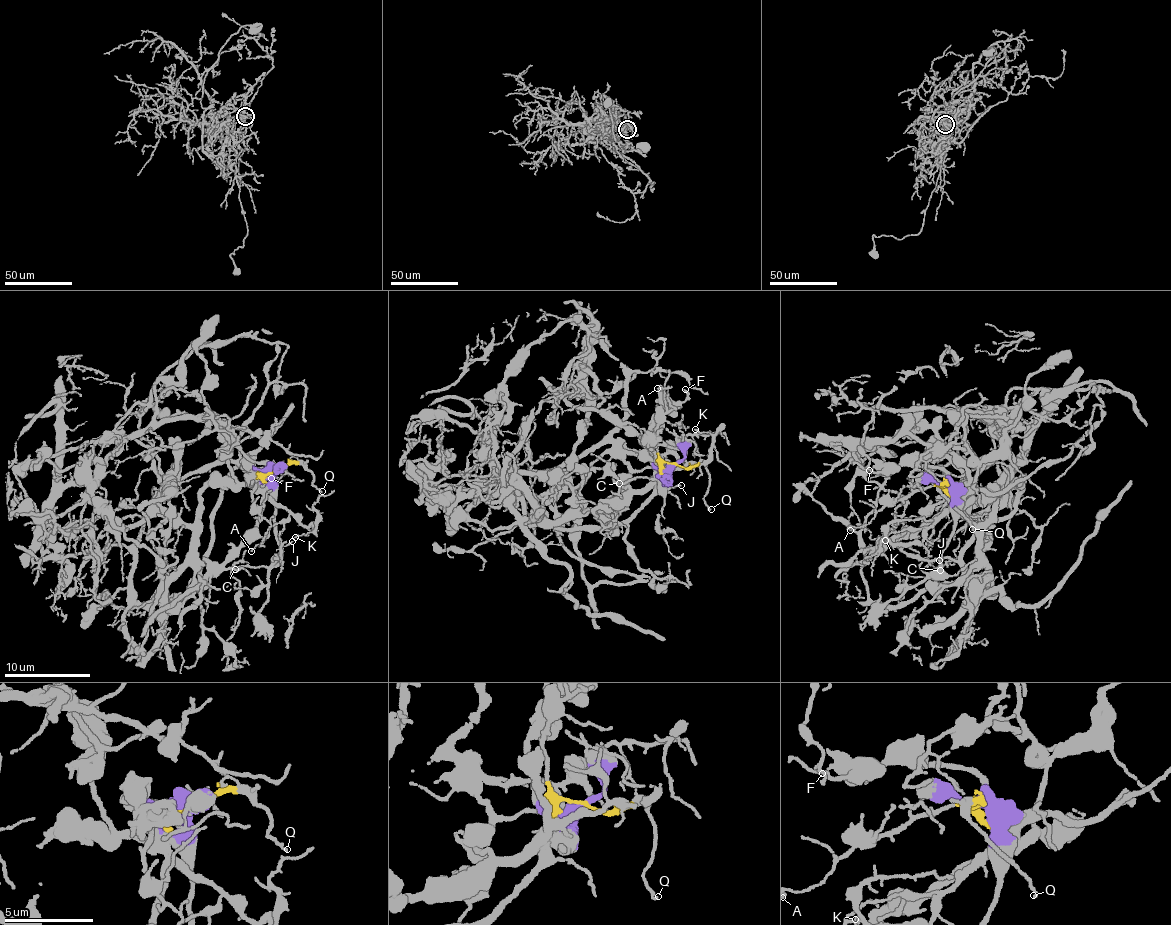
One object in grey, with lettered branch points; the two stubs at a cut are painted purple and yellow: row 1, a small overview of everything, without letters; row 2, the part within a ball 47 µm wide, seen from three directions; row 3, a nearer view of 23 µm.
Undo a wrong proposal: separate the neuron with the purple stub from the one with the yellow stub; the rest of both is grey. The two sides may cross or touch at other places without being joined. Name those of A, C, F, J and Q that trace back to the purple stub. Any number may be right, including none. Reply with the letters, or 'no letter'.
C, F, J

